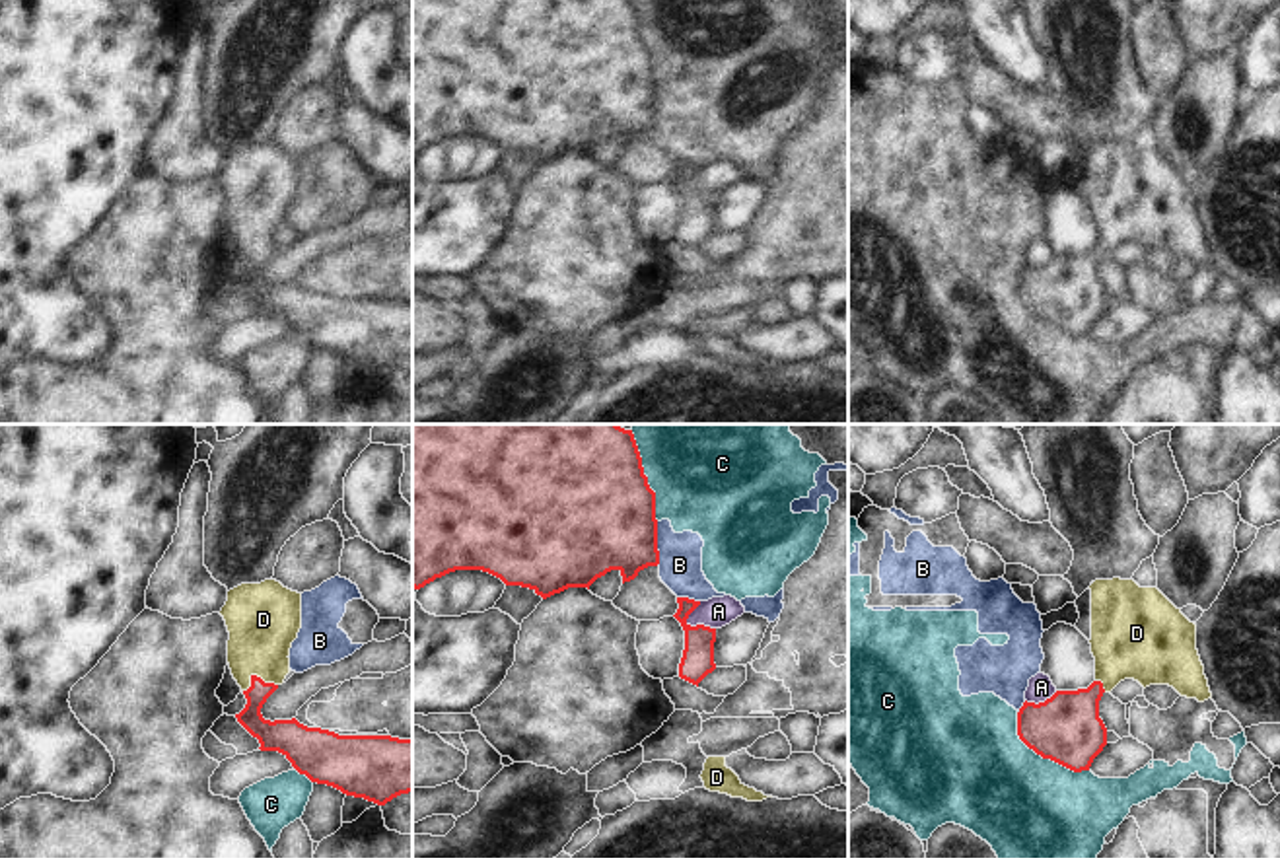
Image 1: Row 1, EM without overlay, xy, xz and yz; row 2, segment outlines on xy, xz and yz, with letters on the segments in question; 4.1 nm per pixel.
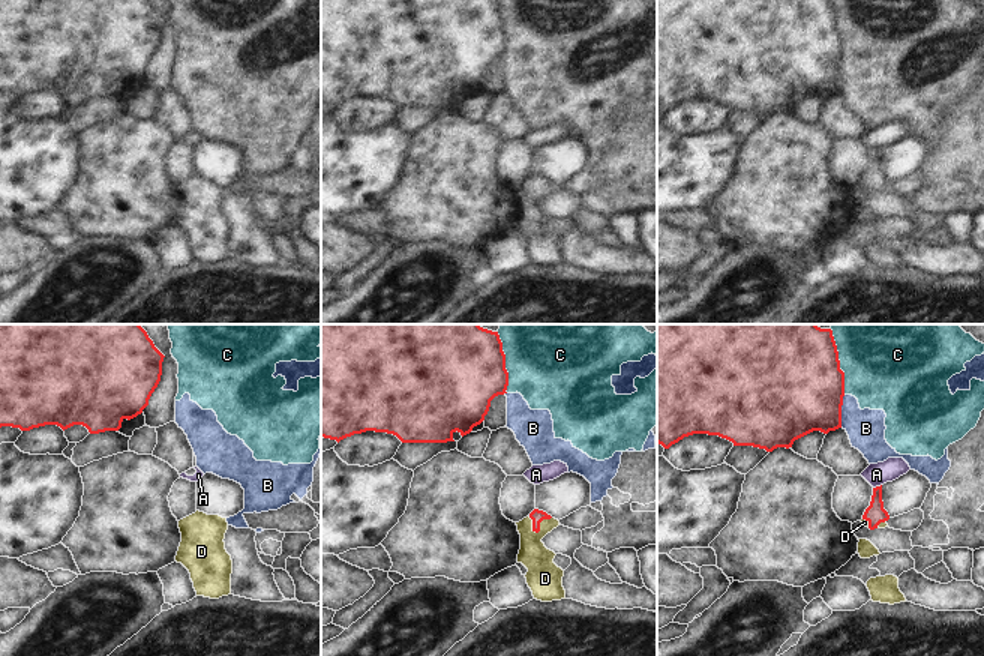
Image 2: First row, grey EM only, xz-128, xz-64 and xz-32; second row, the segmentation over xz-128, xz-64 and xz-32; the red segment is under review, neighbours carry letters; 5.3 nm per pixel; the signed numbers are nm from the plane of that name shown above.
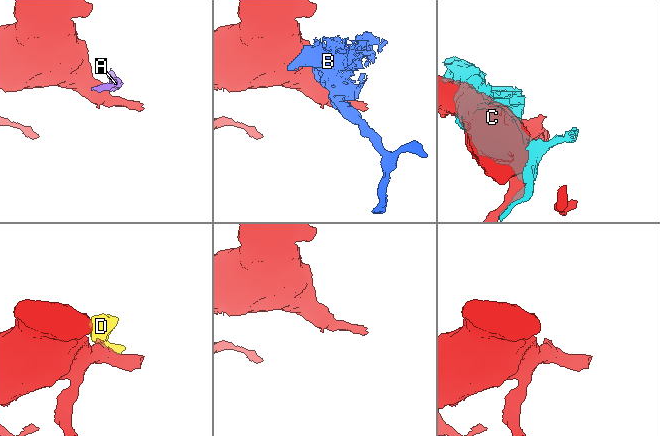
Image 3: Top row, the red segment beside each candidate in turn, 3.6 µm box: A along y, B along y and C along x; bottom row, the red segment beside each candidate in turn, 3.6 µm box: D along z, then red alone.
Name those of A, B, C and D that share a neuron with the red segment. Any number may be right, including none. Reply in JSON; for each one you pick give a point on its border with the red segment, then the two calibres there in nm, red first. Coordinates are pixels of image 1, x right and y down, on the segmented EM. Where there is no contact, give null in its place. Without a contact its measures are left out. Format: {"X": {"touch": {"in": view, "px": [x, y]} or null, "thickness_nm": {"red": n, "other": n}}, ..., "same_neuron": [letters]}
{"D": {"touch": {"in": "xy", "px": [257, 678]}, "thickness_nm": {"red": 130, "other": 300}}, "same_neuron": ["D"]}

